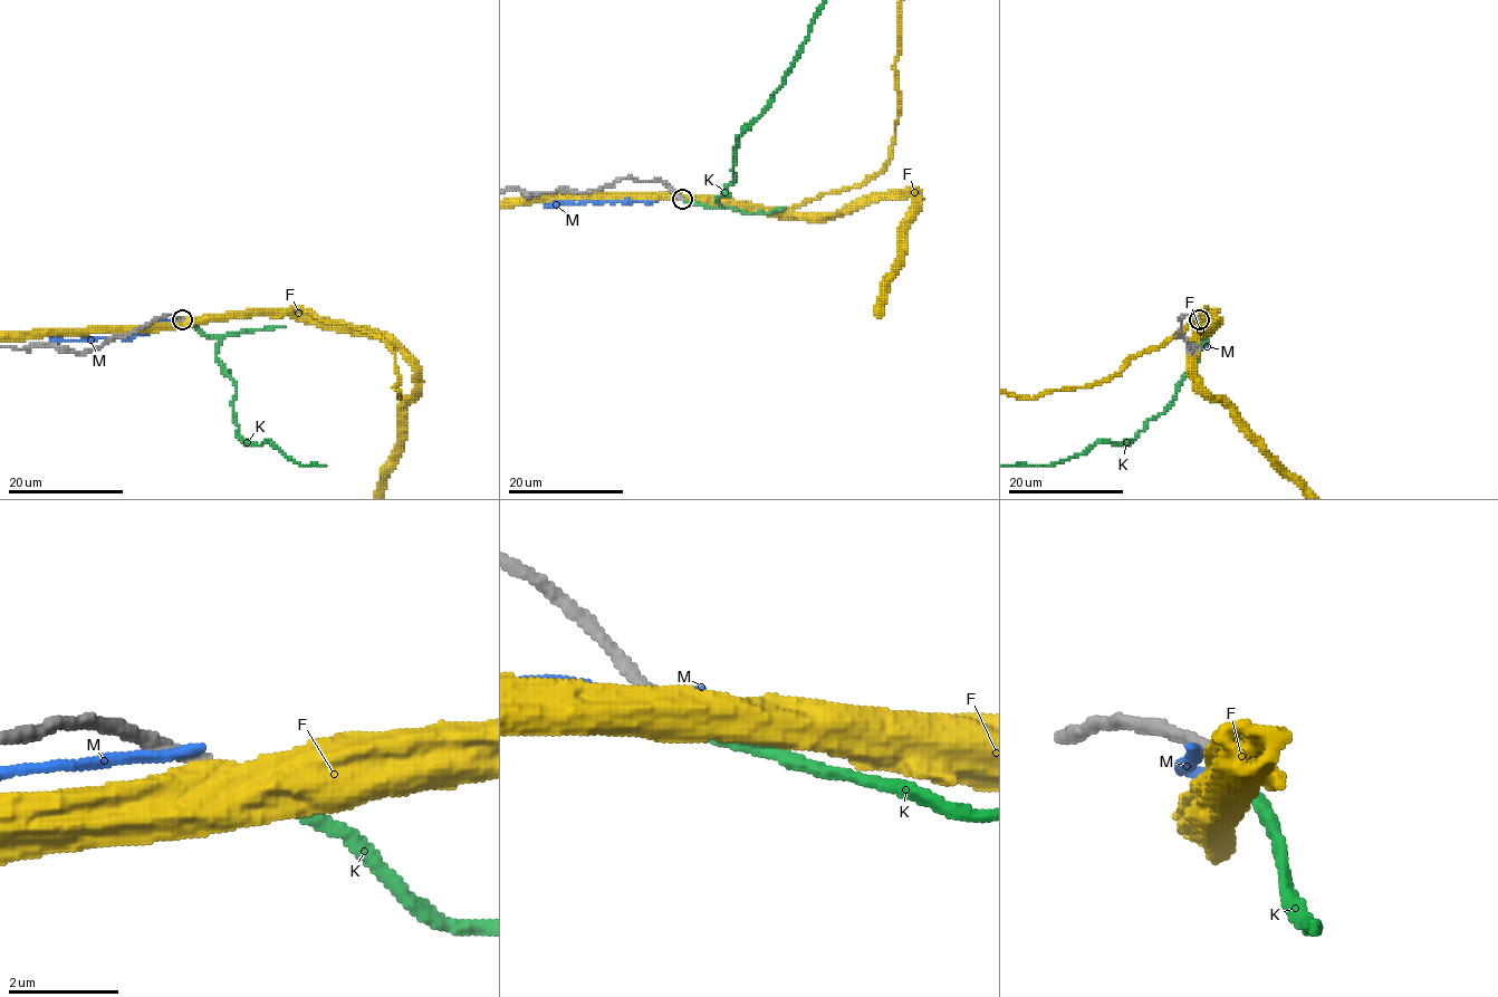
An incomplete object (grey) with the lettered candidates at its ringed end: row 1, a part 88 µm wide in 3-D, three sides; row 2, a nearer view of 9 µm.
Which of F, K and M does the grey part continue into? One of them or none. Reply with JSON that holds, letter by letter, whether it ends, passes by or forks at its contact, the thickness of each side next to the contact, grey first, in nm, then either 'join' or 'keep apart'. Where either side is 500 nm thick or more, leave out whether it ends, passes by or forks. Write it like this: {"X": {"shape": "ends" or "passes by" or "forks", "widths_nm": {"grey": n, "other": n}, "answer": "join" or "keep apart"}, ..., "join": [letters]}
{"F": {"widths_nm": {"grey": 240, "other": 700}, "answer": "keep apart"}, "K": {"shape": "ends", "widths_nm": {"grey": 240, "other": 200}, "answer": "join"}, "M": {"shape": "ends", "widths_nm": {"grey": 320, "other": 240}, "answer": "keep apart"}, "join": ["K"]}

